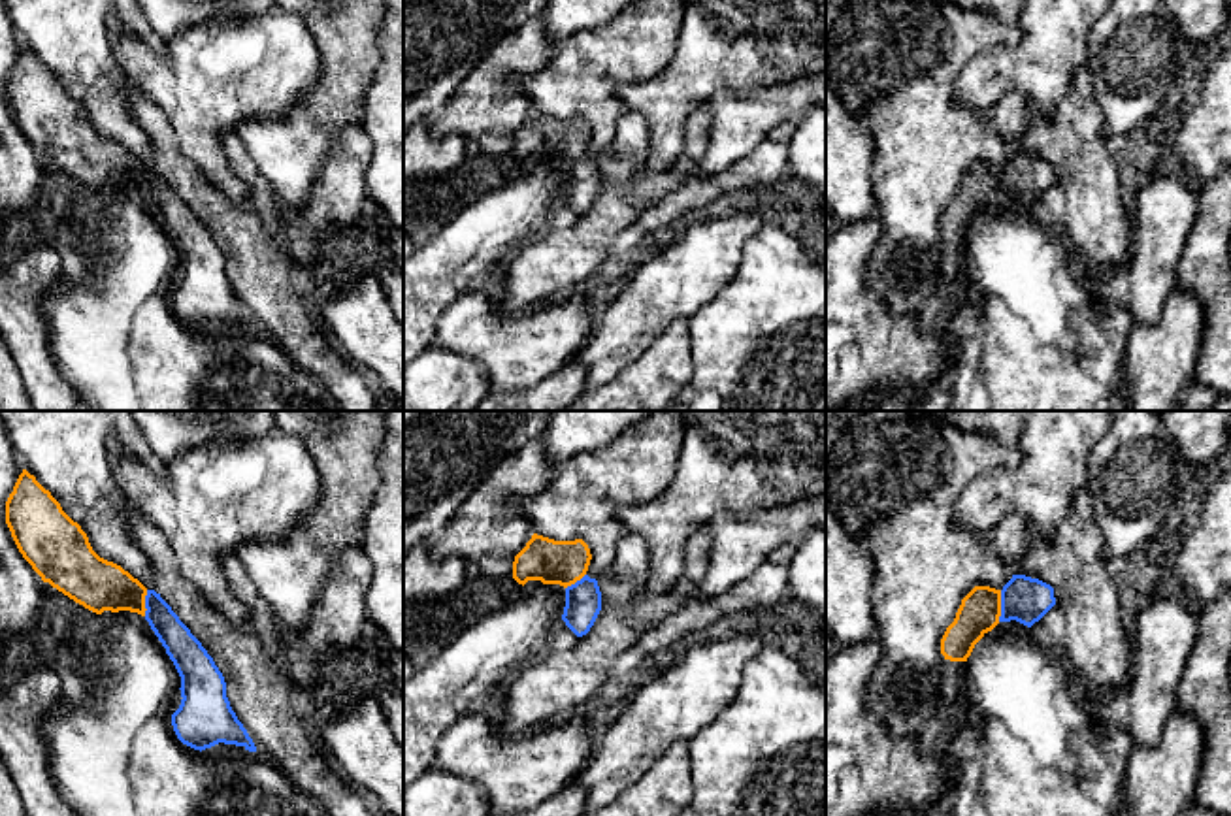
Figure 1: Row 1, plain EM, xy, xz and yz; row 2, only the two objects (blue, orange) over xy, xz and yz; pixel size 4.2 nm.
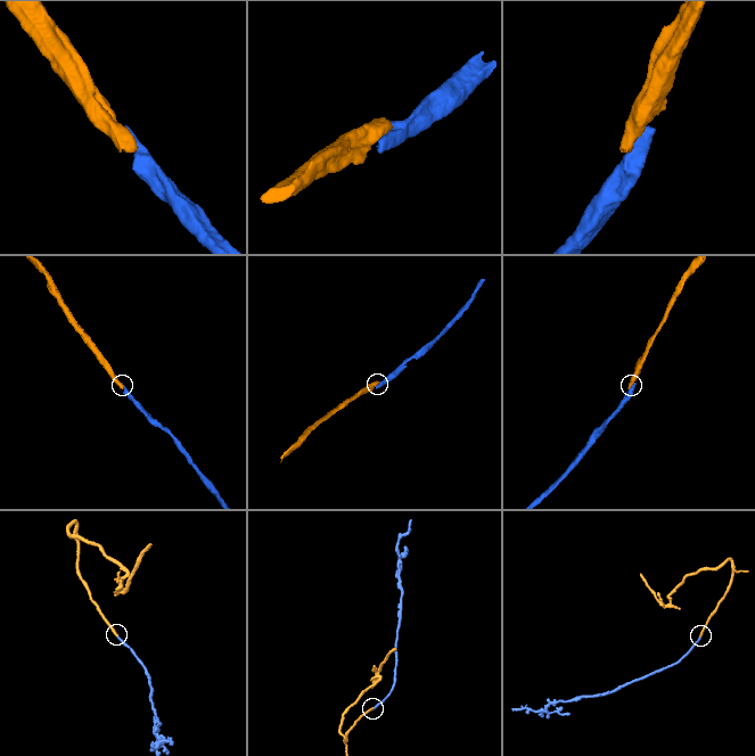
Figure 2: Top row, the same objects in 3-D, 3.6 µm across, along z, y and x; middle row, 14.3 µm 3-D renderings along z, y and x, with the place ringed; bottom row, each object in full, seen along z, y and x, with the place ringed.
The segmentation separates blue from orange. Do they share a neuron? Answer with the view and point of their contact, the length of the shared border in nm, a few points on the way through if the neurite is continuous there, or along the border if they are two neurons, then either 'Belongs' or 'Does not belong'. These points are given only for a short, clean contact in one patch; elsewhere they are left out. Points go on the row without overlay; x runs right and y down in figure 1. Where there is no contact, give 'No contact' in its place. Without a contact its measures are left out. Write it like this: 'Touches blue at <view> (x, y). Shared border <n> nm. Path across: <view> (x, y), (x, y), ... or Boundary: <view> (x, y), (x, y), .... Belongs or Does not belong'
Touches blue at yz (1001, 183). Shared border 140 nm. Path across: yz (1026, 178), (1001, 183), (988, 183), (979, 191). Belongs

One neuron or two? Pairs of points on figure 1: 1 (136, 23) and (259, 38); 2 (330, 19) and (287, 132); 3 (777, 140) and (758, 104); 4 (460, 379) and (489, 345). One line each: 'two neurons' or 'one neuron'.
1: two neurons
2: one neuron
3: two neurons
4: two neurons

